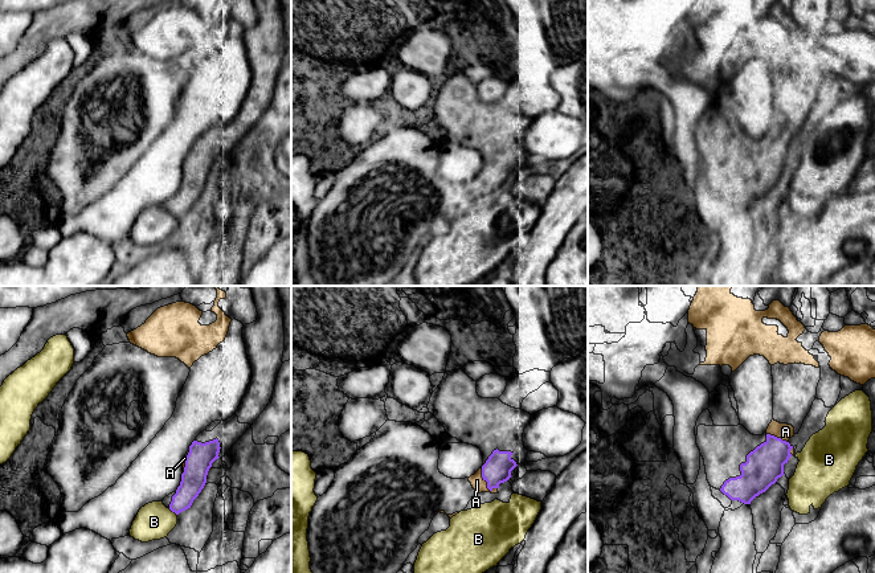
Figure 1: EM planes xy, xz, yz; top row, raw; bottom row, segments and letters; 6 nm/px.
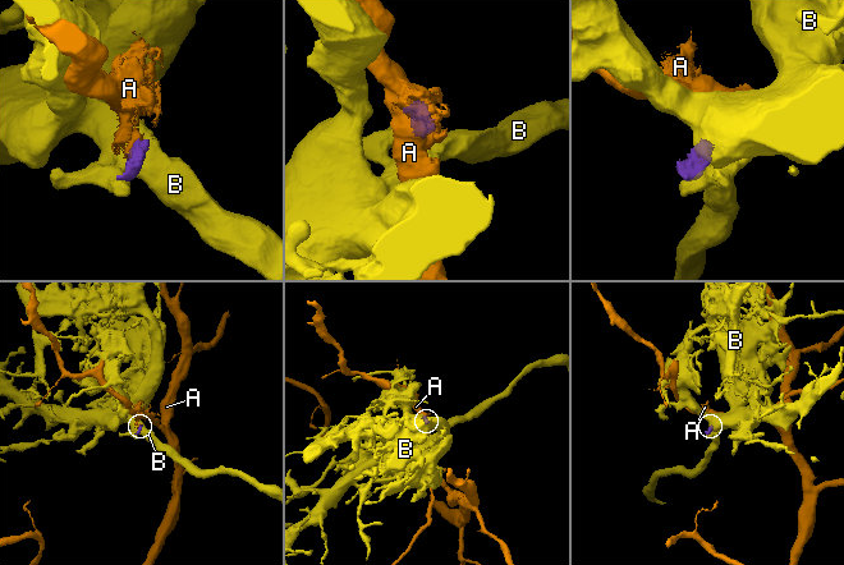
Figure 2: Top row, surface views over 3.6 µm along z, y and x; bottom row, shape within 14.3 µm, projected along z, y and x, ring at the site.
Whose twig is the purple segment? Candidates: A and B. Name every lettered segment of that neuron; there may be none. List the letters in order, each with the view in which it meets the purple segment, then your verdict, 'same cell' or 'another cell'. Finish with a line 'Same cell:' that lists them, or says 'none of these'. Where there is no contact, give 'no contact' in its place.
A: contact in xz; another cell
B: contact in xy; another cell
Same cell: none of these

